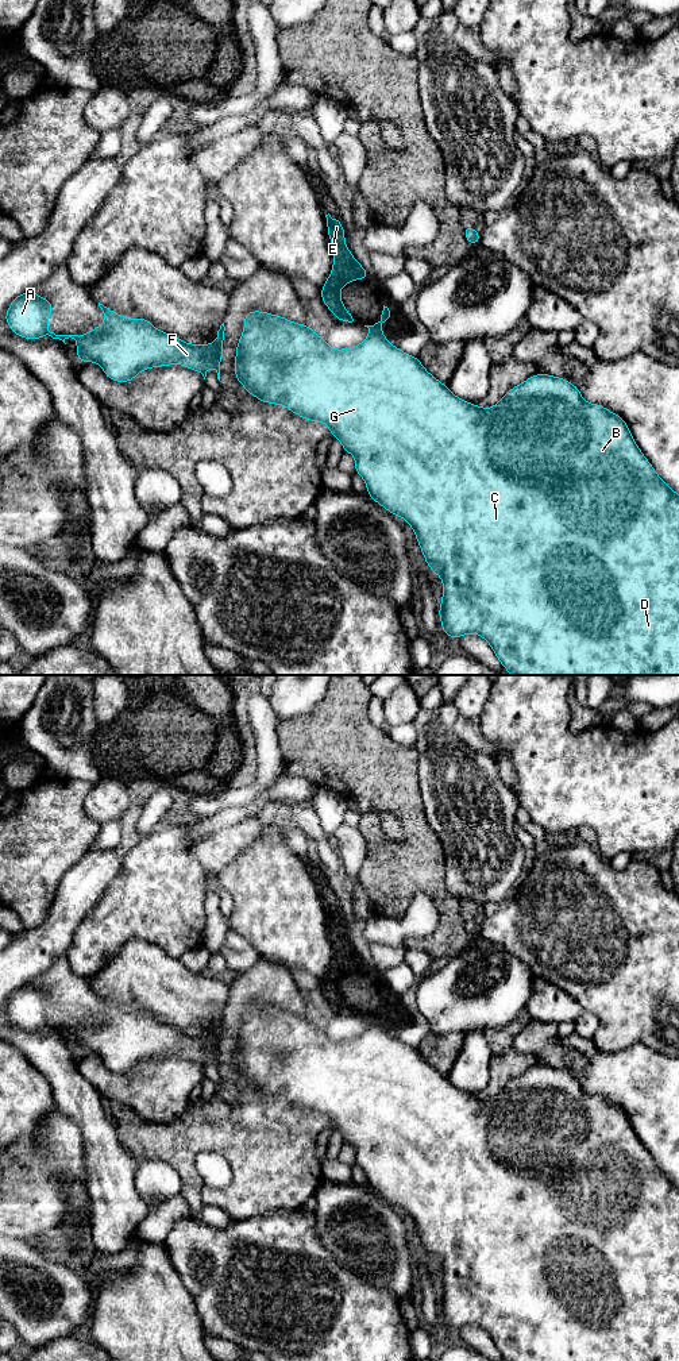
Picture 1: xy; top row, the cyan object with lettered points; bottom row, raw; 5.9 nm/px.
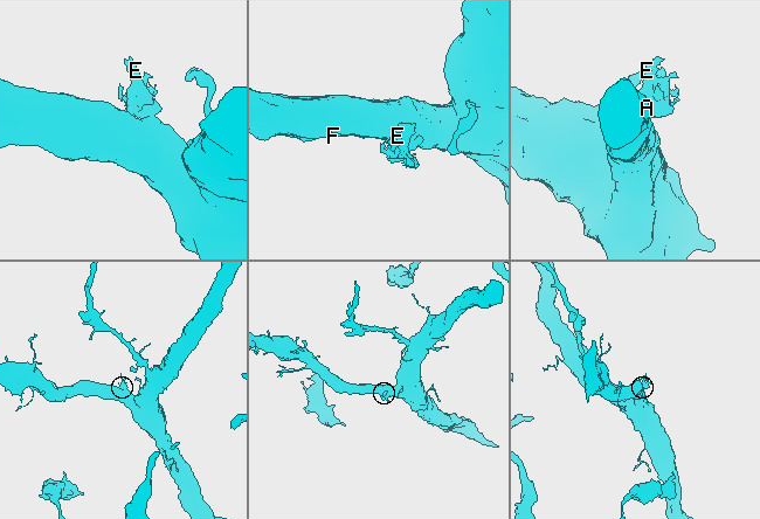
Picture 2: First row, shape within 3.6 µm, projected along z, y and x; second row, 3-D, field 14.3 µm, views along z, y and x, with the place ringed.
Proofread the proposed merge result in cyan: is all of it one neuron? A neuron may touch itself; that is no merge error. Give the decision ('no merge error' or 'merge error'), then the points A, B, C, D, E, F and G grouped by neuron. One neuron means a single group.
merge error; A B C D F G / E

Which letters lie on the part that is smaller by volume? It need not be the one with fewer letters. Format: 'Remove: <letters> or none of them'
Remove: E

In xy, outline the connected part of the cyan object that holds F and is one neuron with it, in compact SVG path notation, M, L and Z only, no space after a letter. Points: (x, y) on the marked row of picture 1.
M32 289L11 301L4 319L15 335L30 340L46 335L63 343L69 338L74 339L80 362L100 365L104 374L115 382L130 382L143 370L170 365L184 365L201 373L204 379L208 369L213 367L220 381L224 323L212 344L189 344L153 327L144 317L127 319L100 302L99 306L105 323L81 336L50 332L47 319L54 312L53 304Z

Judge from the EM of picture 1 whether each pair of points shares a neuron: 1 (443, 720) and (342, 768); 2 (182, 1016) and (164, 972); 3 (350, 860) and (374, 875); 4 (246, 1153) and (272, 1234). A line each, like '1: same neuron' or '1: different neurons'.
1: different neurons
2: same neuron
3: different neurons
4: different neurons

